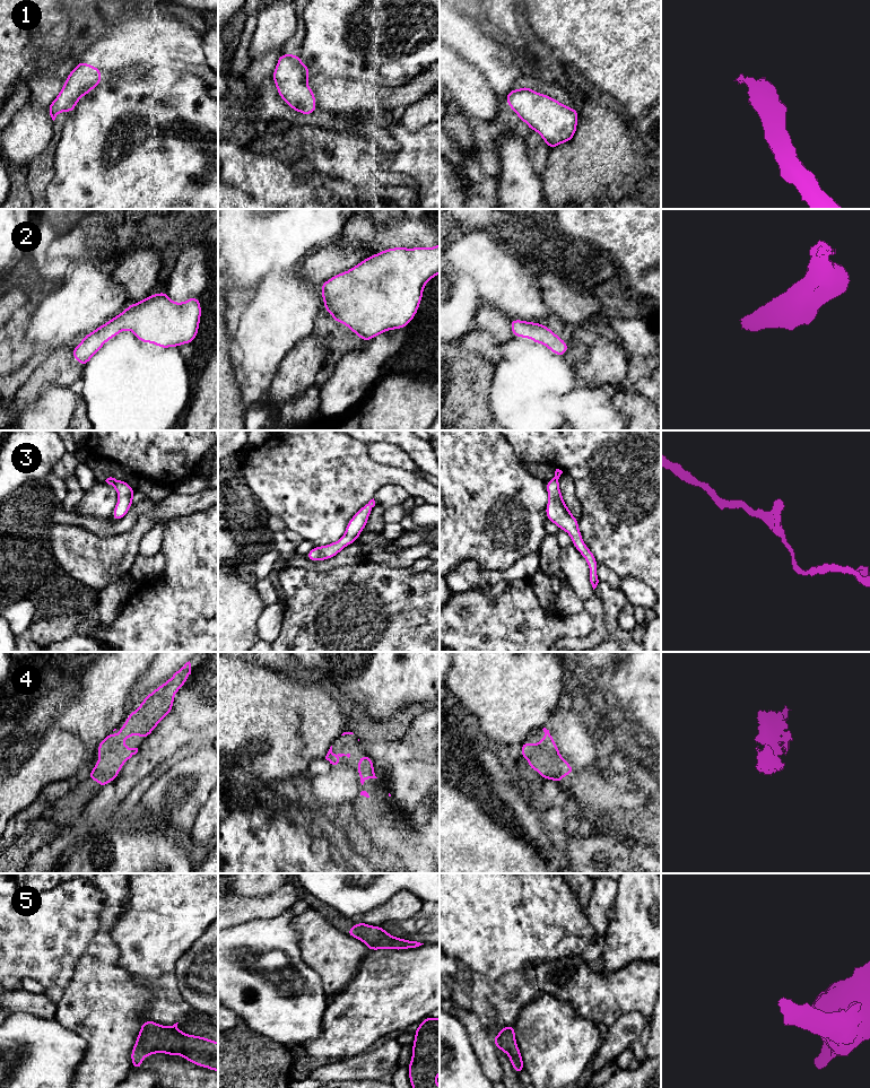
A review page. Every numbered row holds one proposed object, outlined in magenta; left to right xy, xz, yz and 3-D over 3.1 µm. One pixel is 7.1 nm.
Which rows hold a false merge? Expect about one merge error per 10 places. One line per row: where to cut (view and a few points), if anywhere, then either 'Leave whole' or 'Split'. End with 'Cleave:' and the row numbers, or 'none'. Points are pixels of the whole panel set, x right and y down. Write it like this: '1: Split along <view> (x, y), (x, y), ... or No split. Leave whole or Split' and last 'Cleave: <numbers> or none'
1: No split. Leave whole
2: No split. Leave whole
3: No split. Leave whole
4: No split. Leave whole
5: No split. Leave whole
Cleave: none

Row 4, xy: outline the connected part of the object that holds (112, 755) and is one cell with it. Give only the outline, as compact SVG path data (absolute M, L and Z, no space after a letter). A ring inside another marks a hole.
M189 661L171 679L148 694L141 705L129 714L125 724L118 730L119 737L110 732L98 743L97 765L87 775L88 780L95 778L102 789L118 777L122 765L138 752L138 748L127 748L121 741L129 741L133 734L146 739L158 723L171 713L174 695L186 684L186 678L190 674L191 663Z

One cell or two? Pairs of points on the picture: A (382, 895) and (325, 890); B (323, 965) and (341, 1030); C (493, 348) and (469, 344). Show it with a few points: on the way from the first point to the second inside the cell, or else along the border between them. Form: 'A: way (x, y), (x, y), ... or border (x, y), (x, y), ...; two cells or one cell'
A: way (368, 895), (346, 895), (339, 890); one cell
B: border (353, 978), (330, 999); two cells
C: way (487, 348), (481, 344), (475, 344); one cell

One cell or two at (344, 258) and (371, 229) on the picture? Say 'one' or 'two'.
two

